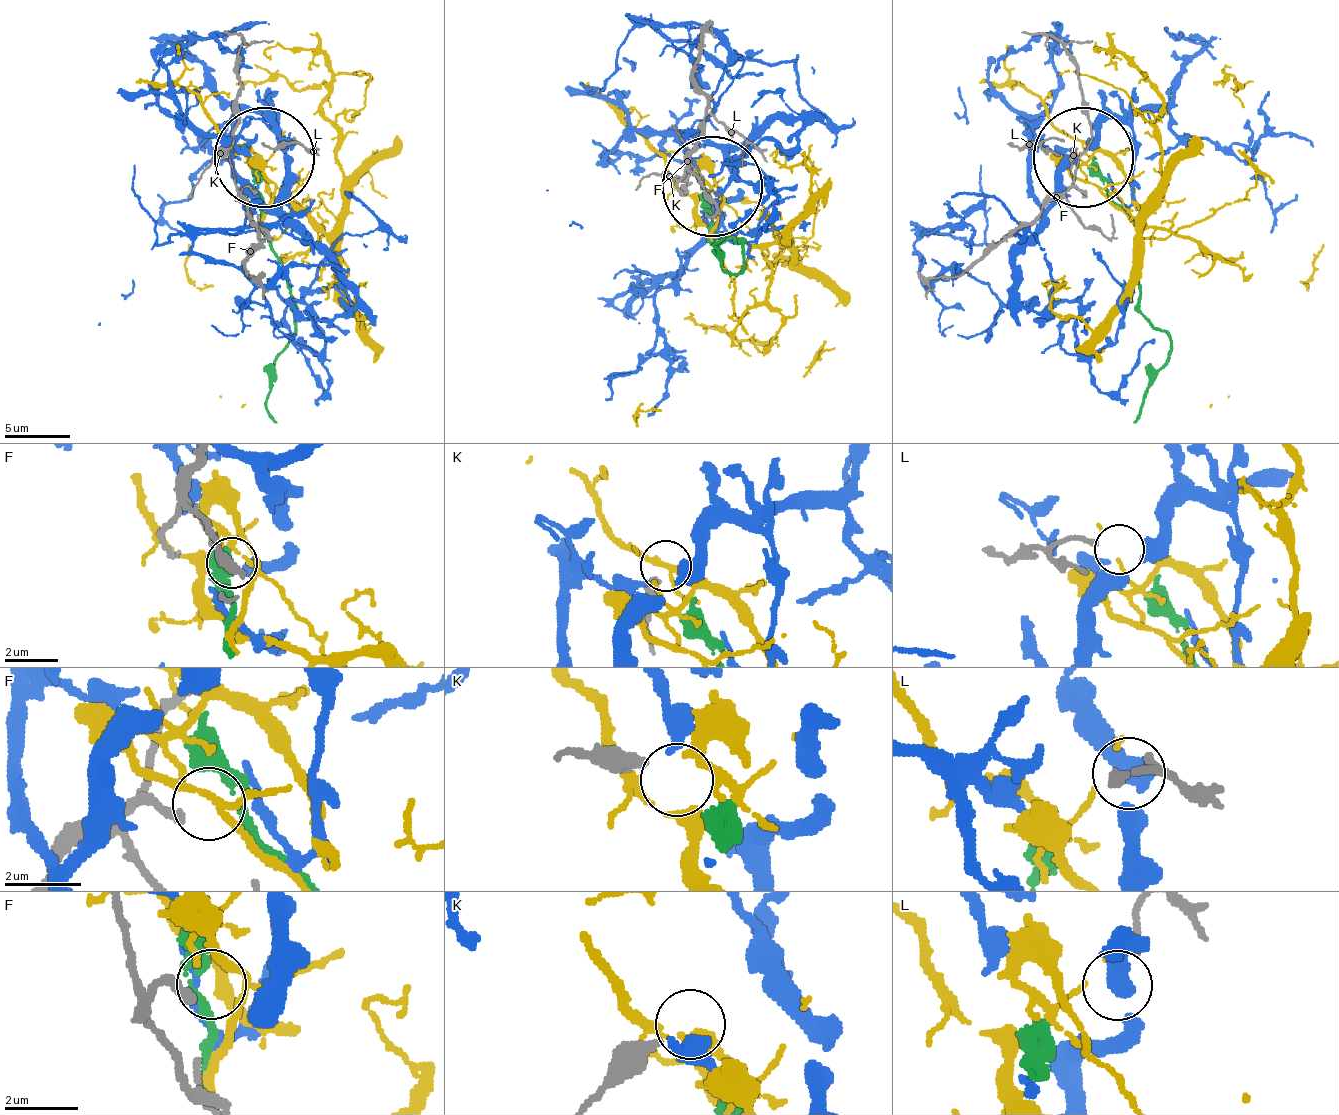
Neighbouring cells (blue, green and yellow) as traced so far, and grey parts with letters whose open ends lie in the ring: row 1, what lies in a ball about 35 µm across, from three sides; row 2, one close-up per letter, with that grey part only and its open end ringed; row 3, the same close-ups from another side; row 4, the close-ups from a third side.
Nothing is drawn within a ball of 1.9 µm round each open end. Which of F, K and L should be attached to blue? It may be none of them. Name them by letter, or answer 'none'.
L

